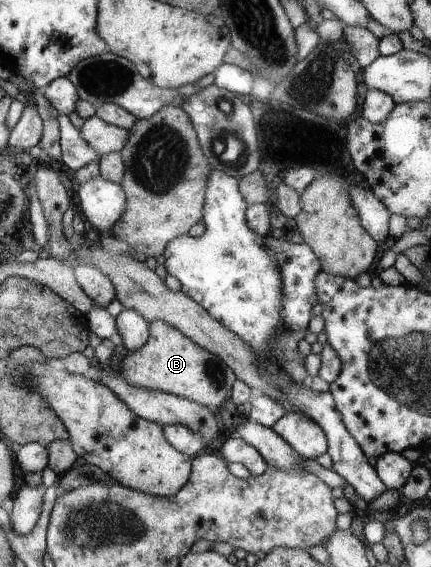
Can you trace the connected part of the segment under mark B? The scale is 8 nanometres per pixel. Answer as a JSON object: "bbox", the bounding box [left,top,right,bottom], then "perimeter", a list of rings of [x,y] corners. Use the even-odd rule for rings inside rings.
{"bbox":[120,320,235,408],"perimeter":[[[161,320],[148,323],[149,340],[143,348],[134,350],[123,358],[120,370],[127,382],[139,388],[149,388],[159,392],[192,400],[207,408],[221,406],[231,398],[235,374],[218,355],[199,346],[193,339],[187,338],[182,331]]]}

